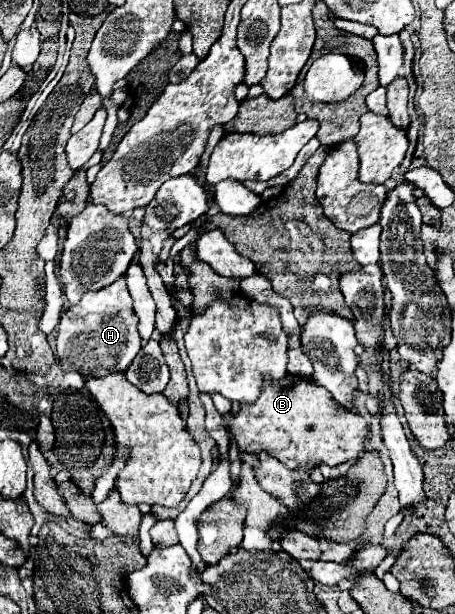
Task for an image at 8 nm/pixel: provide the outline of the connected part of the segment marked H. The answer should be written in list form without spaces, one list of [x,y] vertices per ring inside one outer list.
[[[123,277],[101,291],[85,293],[77,305],[63,313],[59,323],[57,357],[63,363],[63,369],[77,371],[85,377],[103,377],[125,371],[141,349],[137,323],[139,319],[133,311],[131,295]]]

